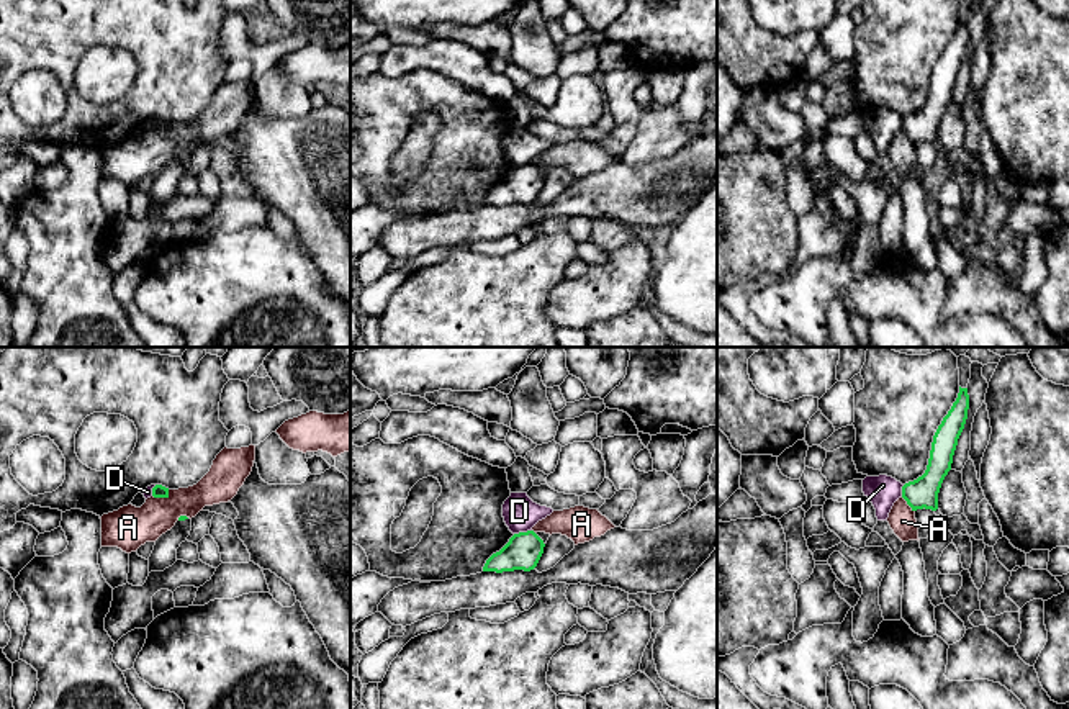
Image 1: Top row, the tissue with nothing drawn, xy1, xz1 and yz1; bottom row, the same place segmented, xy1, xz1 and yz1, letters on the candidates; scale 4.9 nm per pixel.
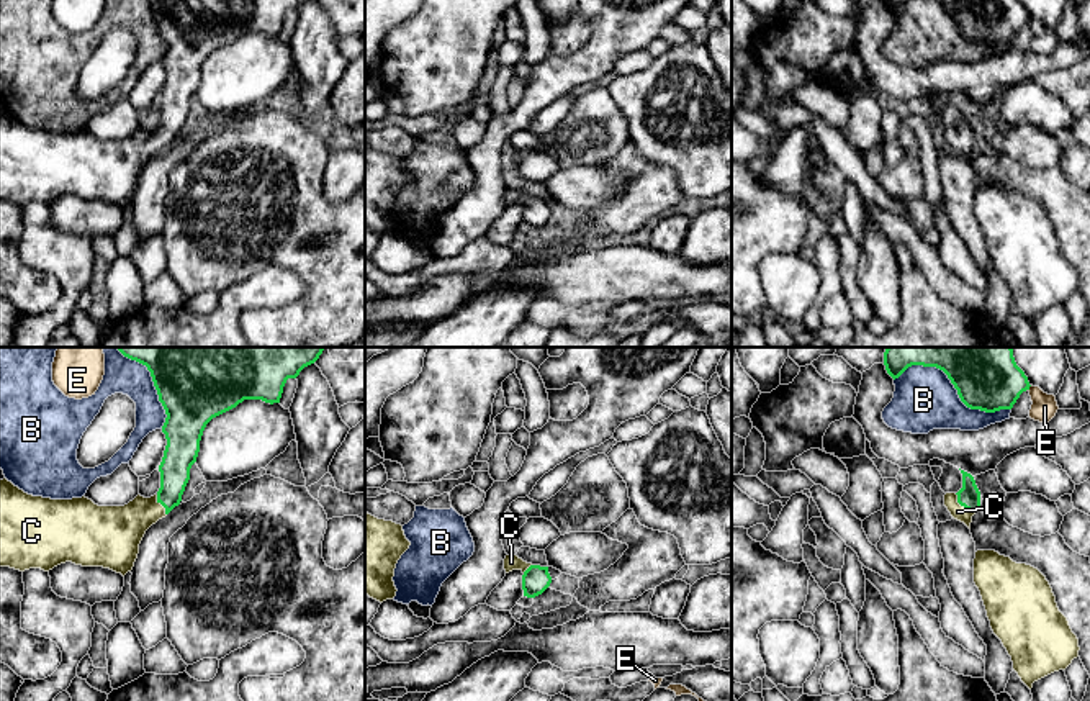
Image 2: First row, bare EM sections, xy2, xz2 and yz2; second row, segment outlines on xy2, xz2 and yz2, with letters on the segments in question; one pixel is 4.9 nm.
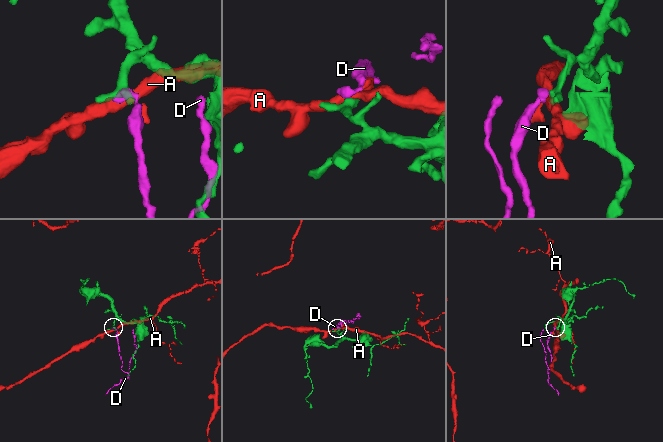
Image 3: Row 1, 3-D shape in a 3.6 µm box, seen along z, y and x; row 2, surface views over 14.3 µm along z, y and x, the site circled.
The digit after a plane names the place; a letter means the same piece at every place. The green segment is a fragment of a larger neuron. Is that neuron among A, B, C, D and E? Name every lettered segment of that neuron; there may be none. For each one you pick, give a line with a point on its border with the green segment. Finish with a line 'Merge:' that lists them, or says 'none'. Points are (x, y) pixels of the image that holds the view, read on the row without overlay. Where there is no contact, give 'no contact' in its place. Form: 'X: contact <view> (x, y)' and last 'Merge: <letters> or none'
C: contact yz2 (963, 138)
Merge: C

